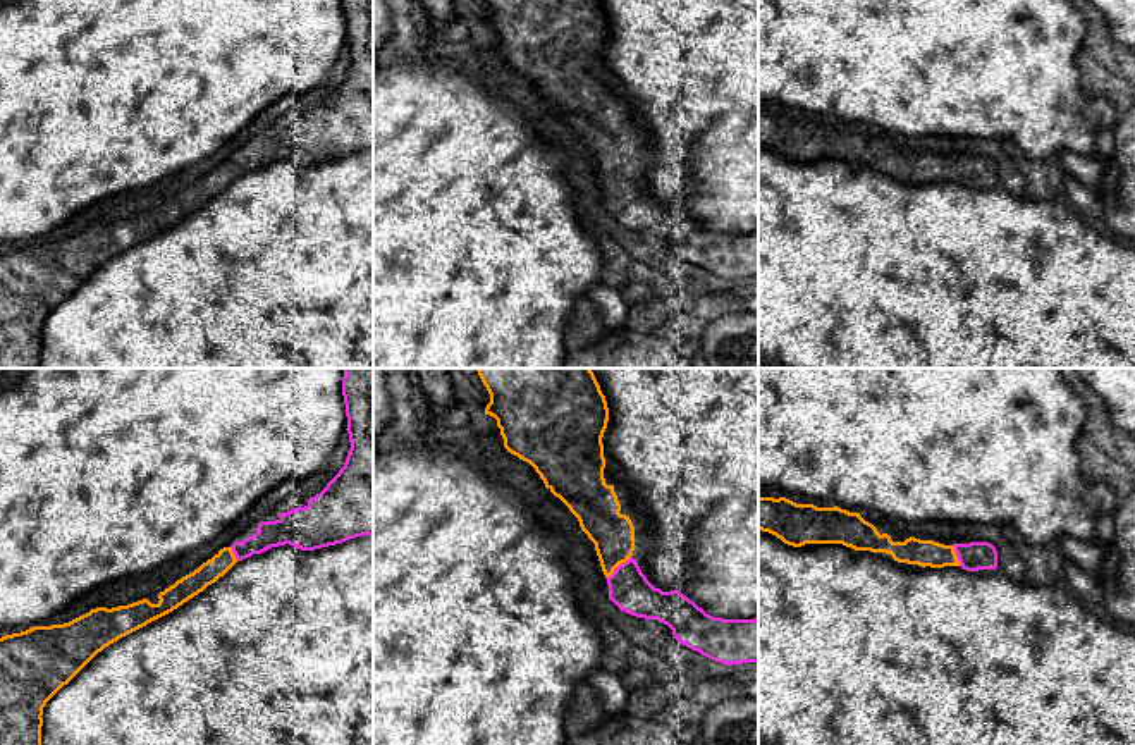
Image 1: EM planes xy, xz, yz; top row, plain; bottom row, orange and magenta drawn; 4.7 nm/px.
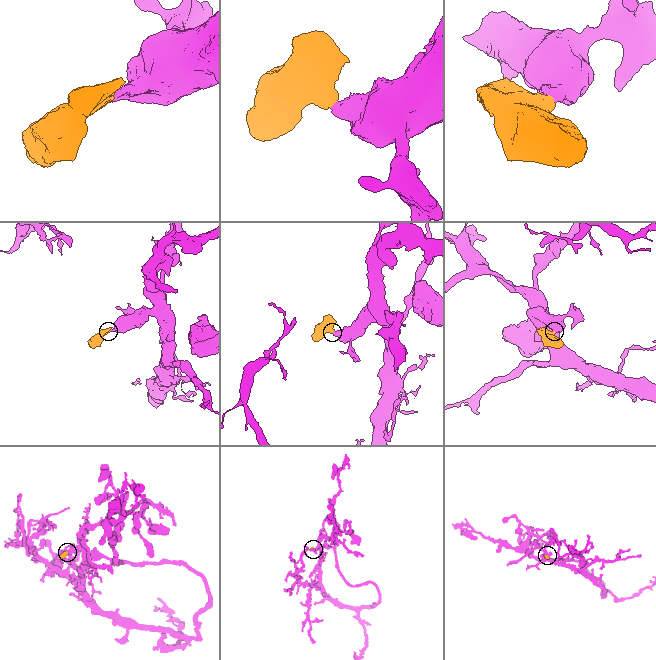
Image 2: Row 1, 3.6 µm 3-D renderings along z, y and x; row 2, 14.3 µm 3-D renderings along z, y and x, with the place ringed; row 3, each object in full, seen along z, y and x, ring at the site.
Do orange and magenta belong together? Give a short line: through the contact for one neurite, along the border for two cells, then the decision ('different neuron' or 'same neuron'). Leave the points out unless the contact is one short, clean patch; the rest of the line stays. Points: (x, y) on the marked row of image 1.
line xz (613, 534), (618, 565), (630, 591); same neuron

